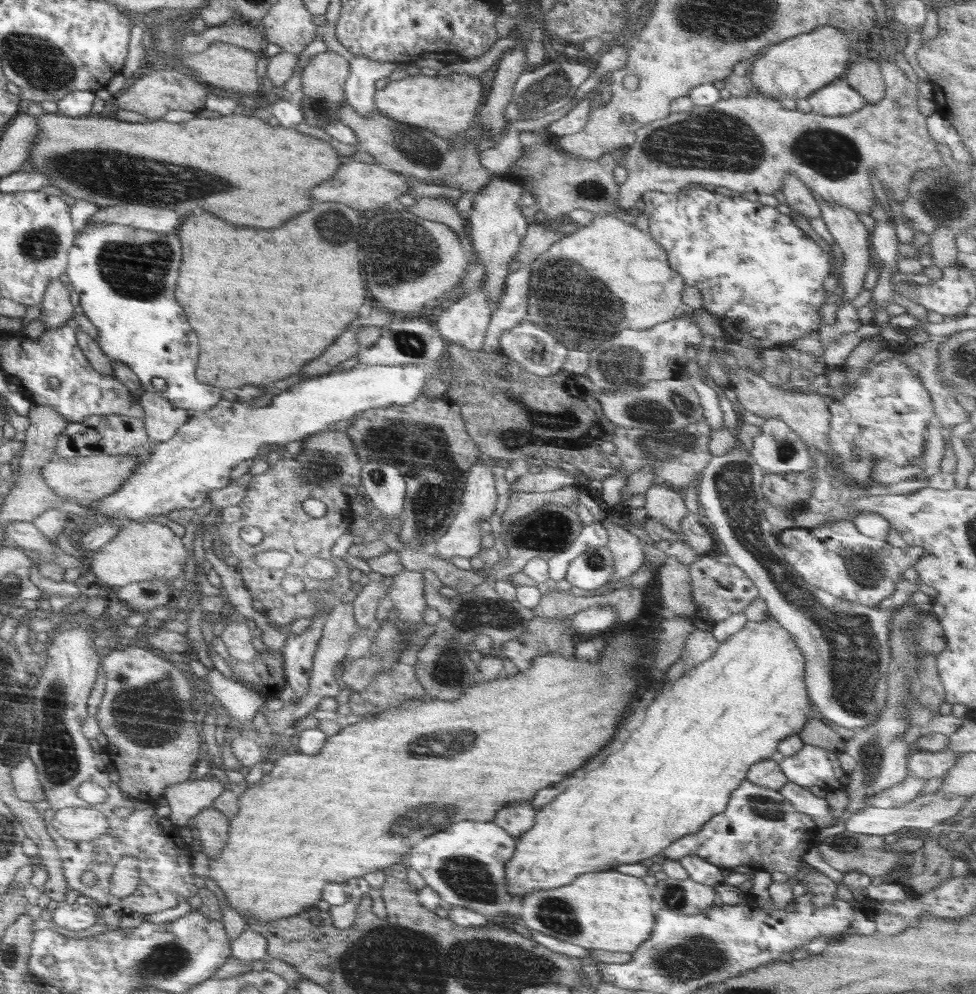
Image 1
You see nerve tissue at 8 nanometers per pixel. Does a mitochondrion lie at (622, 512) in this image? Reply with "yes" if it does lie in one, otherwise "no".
no

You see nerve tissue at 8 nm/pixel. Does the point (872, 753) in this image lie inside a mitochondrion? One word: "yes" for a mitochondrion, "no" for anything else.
yes

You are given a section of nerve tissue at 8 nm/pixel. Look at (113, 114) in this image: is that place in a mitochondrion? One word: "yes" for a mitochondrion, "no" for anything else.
no

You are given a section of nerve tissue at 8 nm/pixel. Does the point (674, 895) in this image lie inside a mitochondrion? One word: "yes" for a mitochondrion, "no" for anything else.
yes

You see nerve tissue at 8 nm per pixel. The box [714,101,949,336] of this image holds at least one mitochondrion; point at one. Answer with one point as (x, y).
(834, 156)

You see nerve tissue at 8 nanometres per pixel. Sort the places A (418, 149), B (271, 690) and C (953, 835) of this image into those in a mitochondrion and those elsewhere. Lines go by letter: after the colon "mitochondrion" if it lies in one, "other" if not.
A: mitochondrion
B: other
C: other

